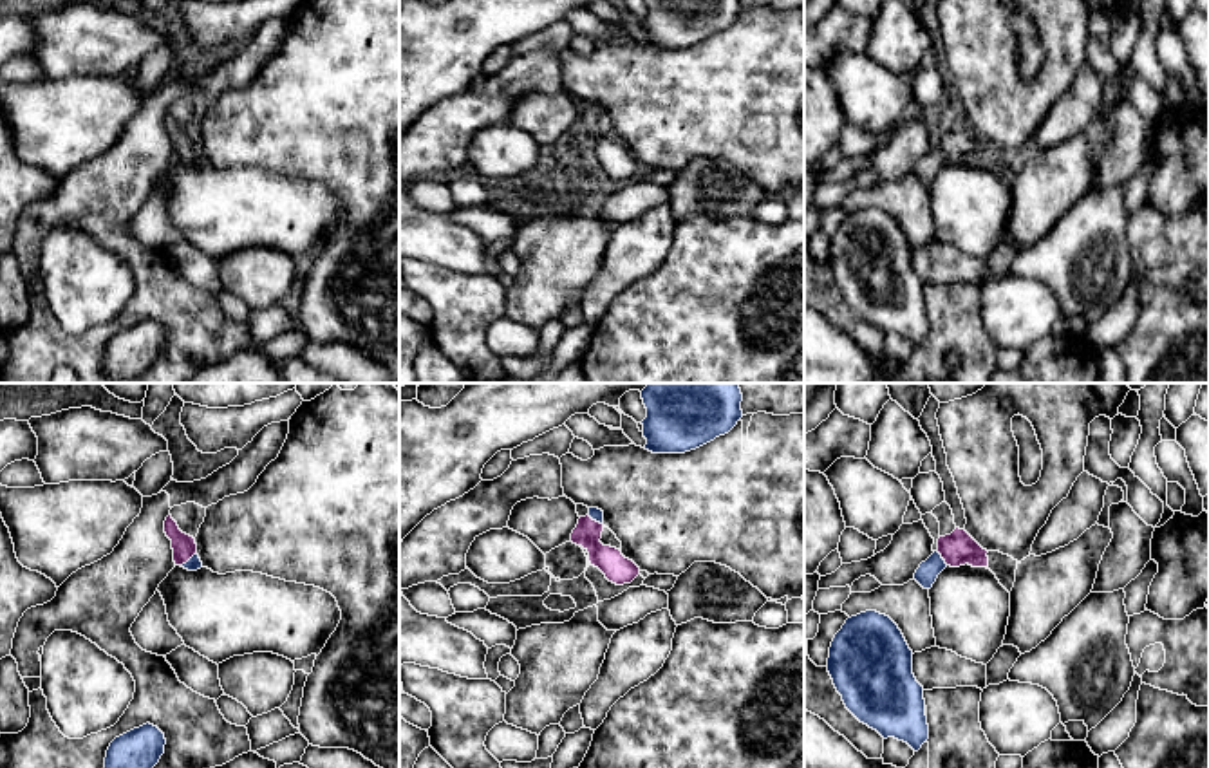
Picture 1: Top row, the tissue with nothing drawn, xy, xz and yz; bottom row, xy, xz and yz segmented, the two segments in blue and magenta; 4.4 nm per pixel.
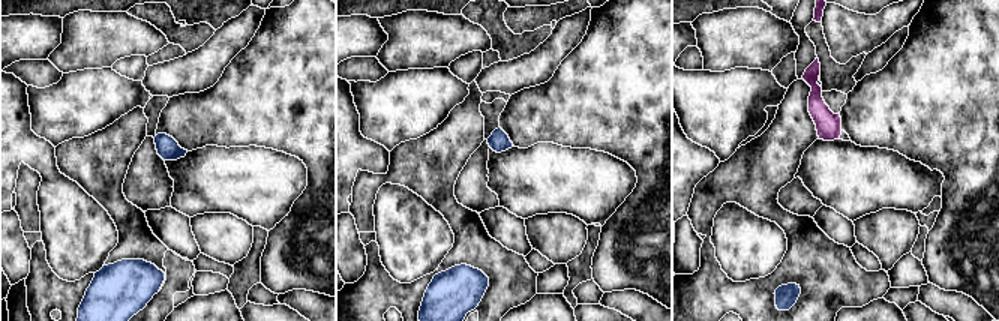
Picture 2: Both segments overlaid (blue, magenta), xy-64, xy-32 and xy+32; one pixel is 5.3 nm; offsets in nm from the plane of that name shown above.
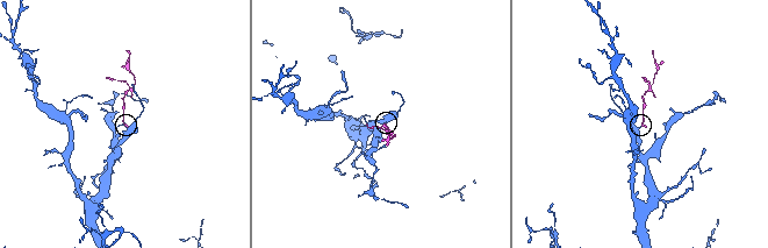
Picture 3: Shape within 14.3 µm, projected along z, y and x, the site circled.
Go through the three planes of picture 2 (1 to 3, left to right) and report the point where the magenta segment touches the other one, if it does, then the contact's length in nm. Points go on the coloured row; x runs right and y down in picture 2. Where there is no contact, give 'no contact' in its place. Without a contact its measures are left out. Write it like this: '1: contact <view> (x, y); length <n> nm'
1: no contact
2: no contact
3: no contact

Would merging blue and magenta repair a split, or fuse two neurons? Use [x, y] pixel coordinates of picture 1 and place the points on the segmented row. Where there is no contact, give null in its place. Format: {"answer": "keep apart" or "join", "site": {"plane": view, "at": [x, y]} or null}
{"answer": "join", "site": {"plane": "xy", "at": [190, 559]}}

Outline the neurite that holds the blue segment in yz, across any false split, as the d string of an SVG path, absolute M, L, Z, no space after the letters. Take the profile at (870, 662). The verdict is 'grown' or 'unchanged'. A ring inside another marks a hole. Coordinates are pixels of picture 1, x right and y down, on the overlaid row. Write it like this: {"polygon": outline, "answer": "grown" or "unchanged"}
{"polygon": "M866 611L848 618L831 642L828 672L846 708L884 739L904 741L914 752L929 739L923 687L913 674L913 651L889 616Z", "answer": "unchanged"}

